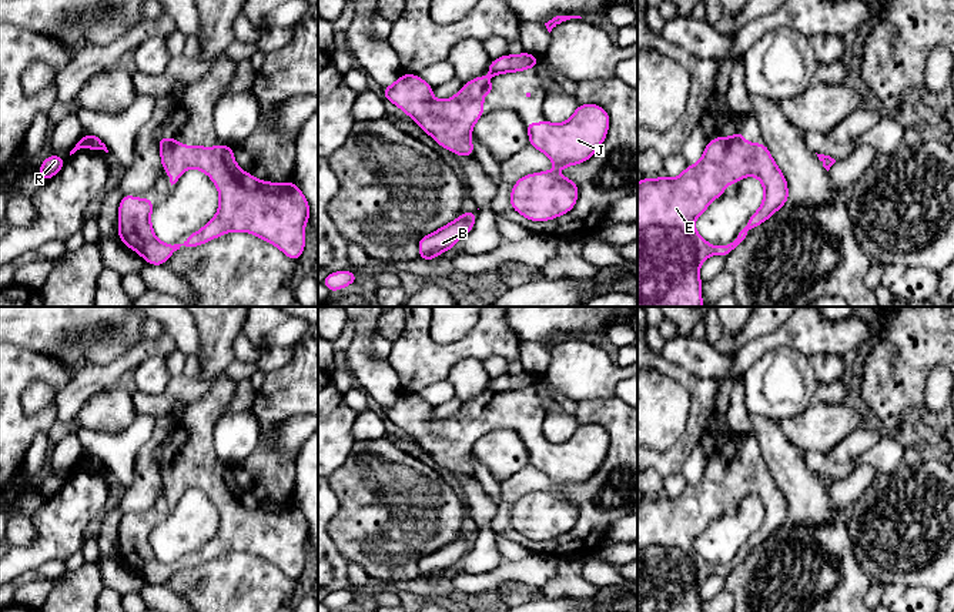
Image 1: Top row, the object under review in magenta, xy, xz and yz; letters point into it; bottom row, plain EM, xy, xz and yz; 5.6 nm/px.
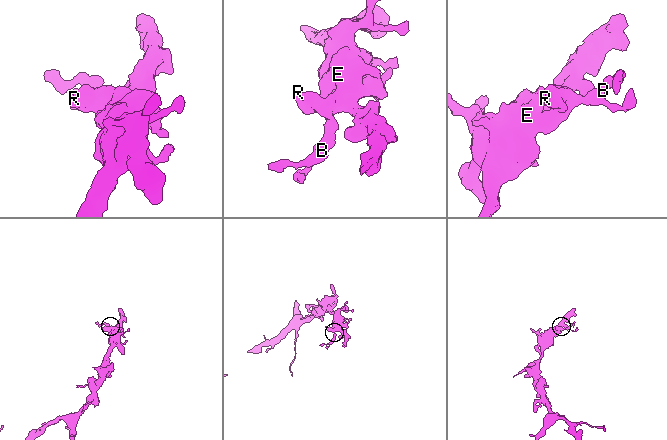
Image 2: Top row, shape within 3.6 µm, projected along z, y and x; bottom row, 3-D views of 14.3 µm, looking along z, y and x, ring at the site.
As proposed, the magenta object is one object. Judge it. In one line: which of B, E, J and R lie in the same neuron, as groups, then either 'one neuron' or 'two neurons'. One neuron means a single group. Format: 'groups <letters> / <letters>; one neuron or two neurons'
groups B E J R; one neuron

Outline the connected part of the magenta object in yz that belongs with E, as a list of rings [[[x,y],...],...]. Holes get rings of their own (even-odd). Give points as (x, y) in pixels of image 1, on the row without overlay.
[[[737,449],[730,459],[717,455],[707,462],[700,481],[687,485],[677,498],[643,496],[637,504],[637,612],[702,612],[699,588],[704,579],[712,573],[729,575],[752,548],[769,539],[787,518],[787,501],[766,464],[746,462]],[[749,495],[756,495],[763,504],[760,528],[747,539],[733,562],[710,565],[697,554],[694,539],[709,528],[712,519],[726,511],[727,502],[734,504]]]

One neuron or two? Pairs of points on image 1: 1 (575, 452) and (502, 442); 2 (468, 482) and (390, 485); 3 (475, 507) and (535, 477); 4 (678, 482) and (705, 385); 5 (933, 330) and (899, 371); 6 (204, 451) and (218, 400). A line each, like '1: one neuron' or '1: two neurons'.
1: two neurons
2: two neurons
3: two neurons
4: two neurons
5: one neuron
6: one neuron

